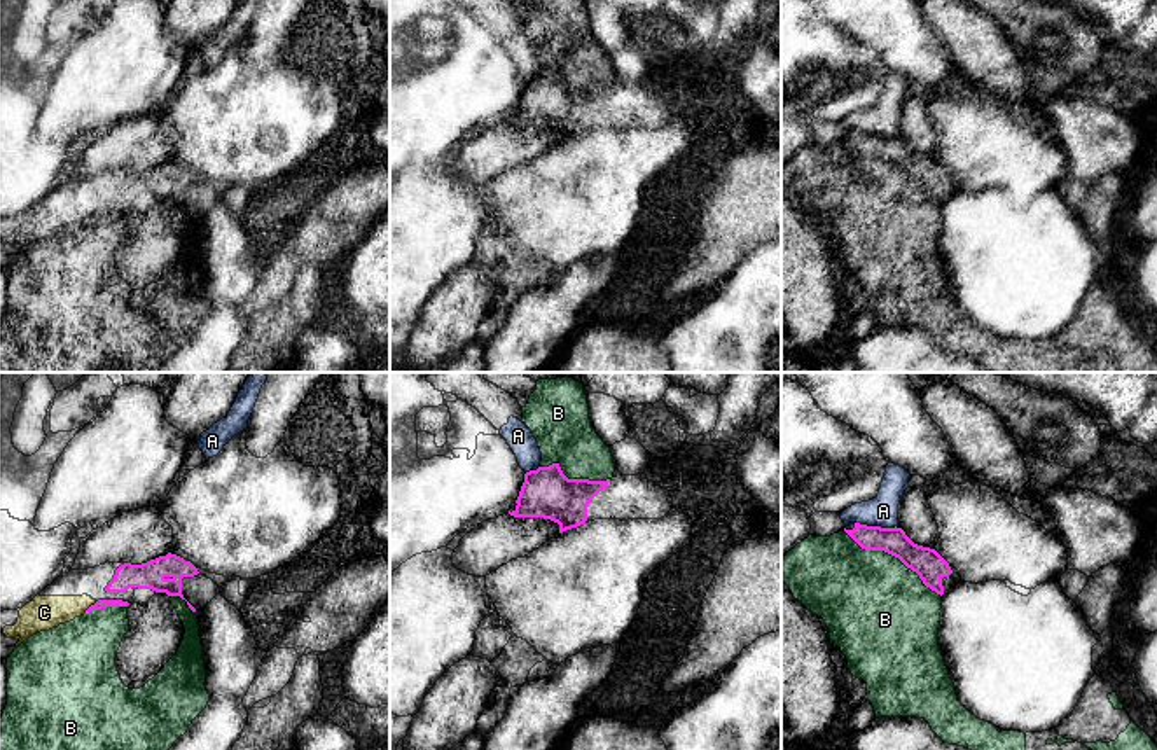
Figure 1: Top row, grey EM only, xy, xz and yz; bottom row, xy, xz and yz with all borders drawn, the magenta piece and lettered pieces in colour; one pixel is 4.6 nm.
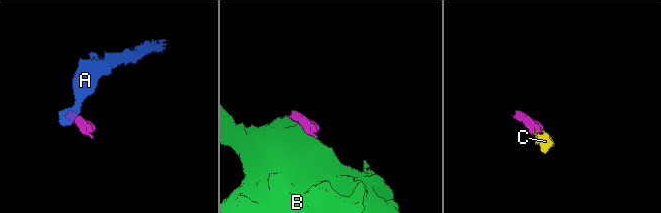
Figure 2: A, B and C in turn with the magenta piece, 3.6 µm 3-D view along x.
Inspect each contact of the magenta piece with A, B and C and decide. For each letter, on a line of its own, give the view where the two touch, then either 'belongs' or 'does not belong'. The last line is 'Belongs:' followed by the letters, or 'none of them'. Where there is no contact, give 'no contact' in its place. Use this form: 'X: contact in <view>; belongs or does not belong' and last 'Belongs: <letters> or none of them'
A: contact in yz; does not belong
B: contact in yz; does not belong
C: contact in xy; belongs
Belongs: C

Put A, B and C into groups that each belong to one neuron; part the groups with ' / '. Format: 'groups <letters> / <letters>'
groups A / B / C

